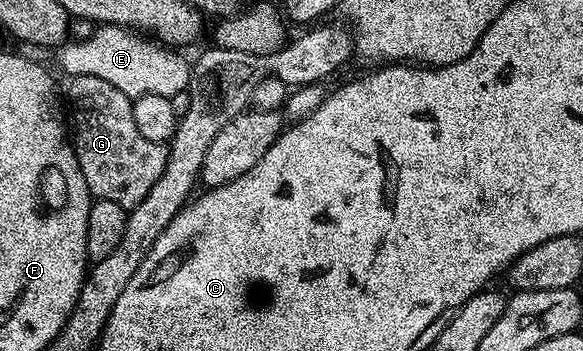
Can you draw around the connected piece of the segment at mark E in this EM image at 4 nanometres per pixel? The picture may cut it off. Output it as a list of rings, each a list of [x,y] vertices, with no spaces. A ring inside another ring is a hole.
[[[100,24],[95,30],[97,31],[92,37],[87,37],[84,41],[68,40],[58,50],[59,65],[67,72],[68,78],[77,75],[97,75],[97,79],[113,83],[117,91],[132,99],[150,93],[171,98],[188,88],[187,84],[190,83],[191,77],[193,78],[193,69],[189,61],[187,65],[185,58],[175,54],[178,52],[141,41],[136,32],[120,25]]]

